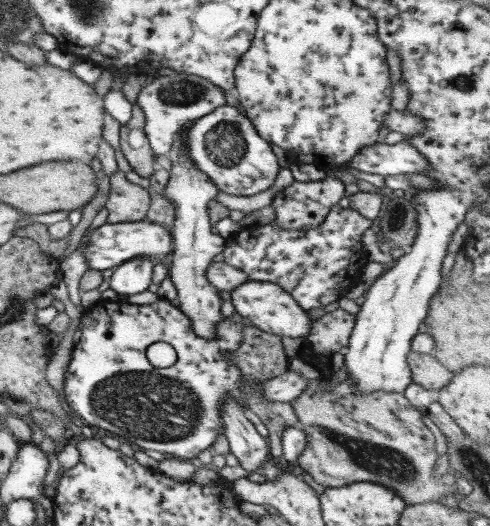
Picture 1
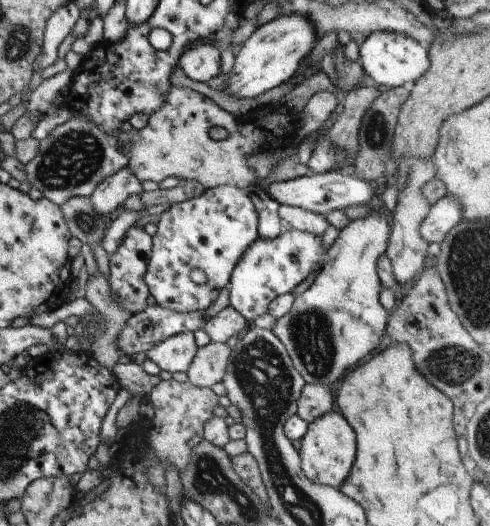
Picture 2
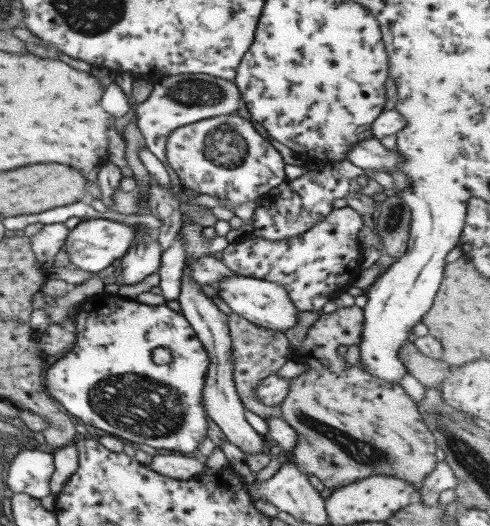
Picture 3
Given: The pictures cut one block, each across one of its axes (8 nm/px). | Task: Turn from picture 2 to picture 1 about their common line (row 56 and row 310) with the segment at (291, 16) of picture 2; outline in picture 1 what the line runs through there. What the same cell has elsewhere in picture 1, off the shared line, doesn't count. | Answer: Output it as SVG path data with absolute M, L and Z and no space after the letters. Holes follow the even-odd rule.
M245 281L230 290L230 302L234 312L247 323L263 332L291 338L304 338L313 321L307 317L307 311L299 308L294 298L279 285L272 282Z

